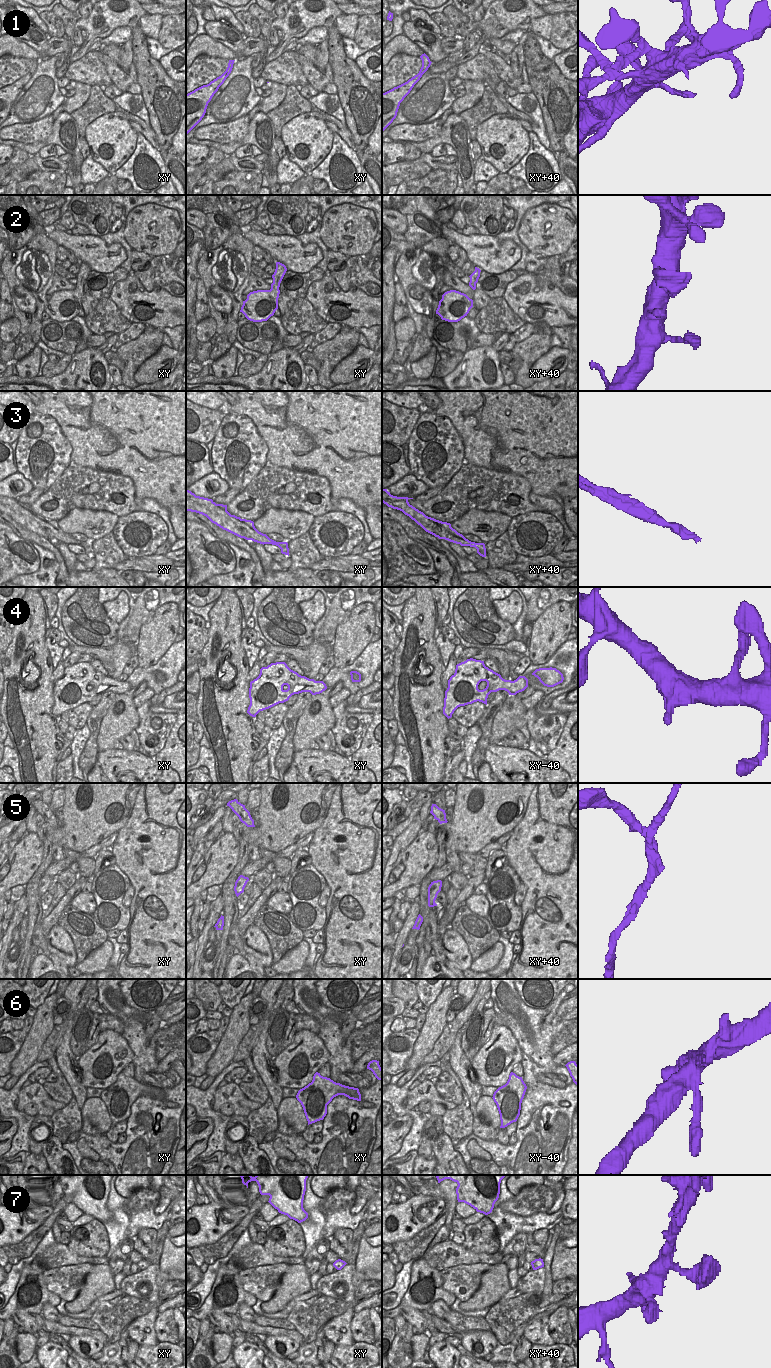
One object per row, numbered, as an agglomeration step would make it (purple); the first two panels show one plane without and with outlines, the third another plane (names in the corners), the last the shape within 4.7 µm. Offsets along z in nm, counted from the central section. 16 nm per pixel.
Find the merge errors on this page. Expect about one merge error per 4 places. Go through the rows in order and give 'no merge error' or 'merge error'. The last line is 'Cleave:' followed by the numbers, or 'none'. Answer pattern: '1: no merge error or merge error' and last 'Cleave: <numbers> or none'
1: no merge error
2: no merge error
3: merge error
4: no merge error
5: merge error
6: no merge error
7: no merge error
Cleave: 3, 5

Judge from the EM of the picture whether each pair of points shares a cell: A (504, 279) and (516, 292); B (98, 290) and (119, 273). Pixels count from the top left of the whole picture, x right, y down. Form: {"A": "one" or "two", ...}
{"A": "two", "B": "one"}

